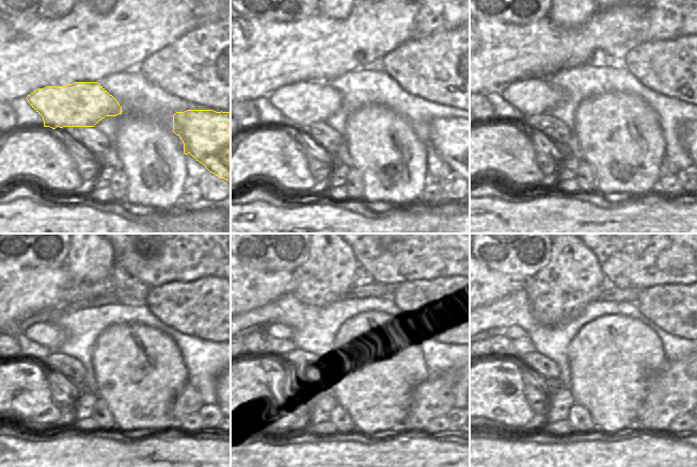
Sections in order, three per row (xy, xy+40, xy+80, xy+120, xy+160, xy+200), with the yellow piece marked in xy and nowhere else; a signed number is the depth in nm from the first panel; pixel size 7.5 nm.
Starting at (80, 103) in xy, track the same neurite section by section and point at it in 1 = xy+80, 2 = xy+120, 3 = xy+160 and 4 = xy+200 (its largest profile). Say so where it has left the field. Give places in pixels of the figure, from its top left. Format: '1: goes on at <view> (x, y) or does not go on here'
1: goes on at xy+80 (532, 96)
2: goes on at xy+120 (51, 337)
3: goes on at xy+160 (279, 329)
4: goes on at xy+200 (513, 328)

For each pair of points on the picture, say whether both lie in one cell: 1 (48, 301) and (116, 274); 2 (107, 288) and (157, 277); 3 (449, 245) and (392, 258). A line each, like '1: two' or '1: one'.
1: one
2: two
3: one

